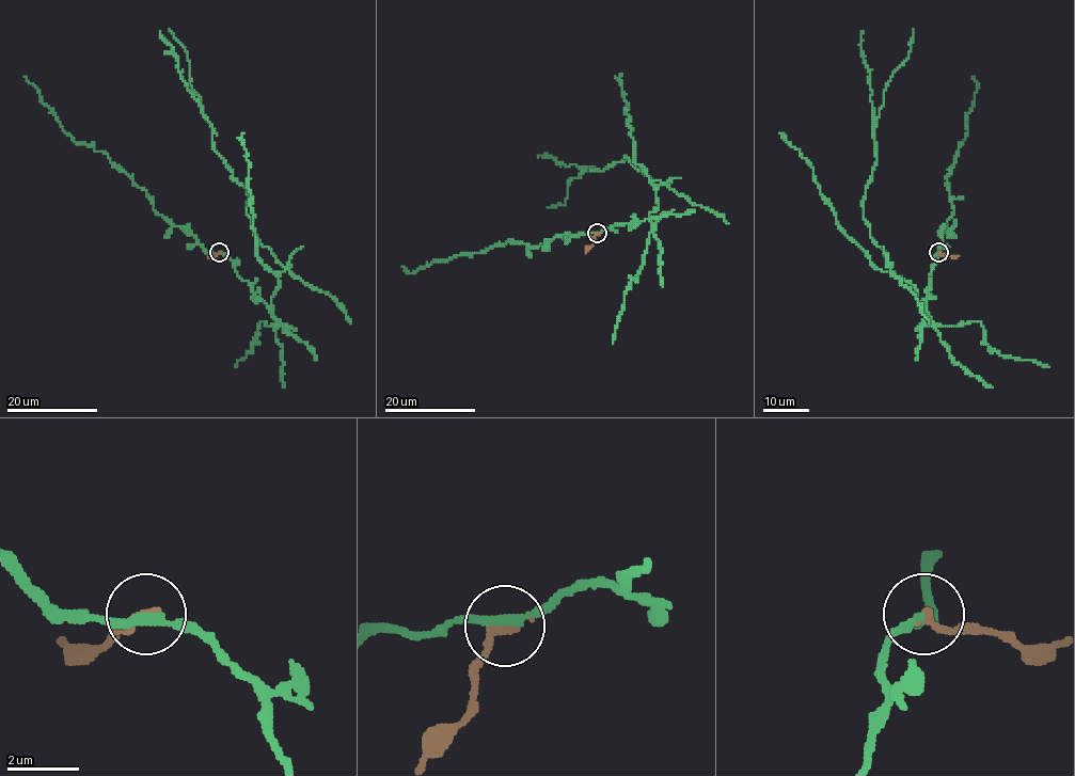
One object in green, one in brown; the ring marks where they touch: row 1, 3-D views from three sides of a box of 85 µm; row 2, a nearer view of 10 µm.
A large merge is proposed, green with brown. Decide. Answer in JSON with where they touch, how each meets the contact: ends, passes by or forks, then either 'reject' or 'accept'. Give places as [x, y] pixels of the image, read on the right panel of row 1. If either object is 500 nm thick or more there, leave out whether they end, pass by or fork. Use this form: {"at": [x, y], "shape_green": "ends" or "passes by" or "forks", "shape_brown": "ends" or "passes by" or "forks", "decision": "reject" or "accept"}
{"at": [938, 252], "shape_green": "passes by", "shape_brown": "ends", "decision": "reject"}

